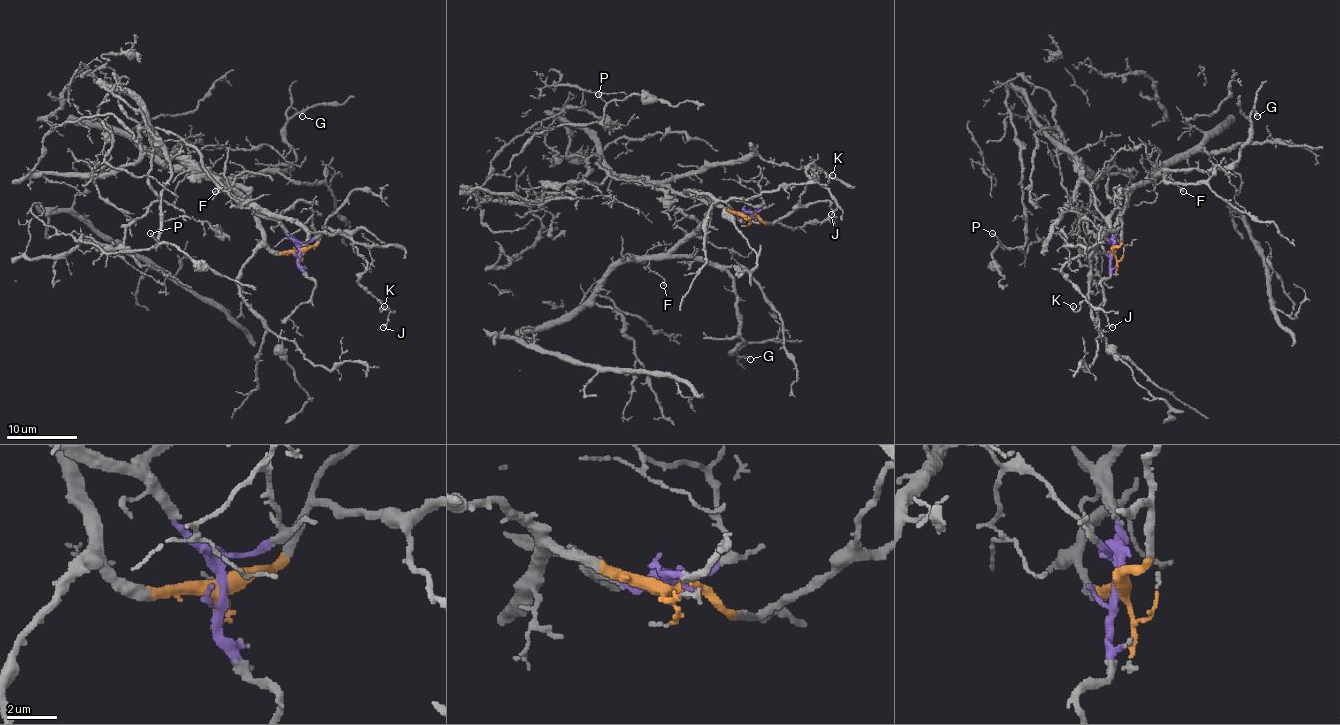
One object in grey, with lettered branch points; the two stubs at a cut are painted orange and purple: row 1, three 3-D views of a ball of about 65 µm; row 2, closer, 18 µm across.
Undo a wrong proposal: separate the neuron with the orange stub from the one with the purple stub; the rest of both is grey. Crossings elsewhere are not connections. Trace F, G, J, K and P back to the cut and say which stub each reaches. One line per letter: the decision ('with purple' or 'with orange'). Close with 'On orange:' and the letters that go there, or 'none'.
F: with orange
G: with orange
J: with orange
K: with orange
P: with purple
On orange: F, G, J, K

